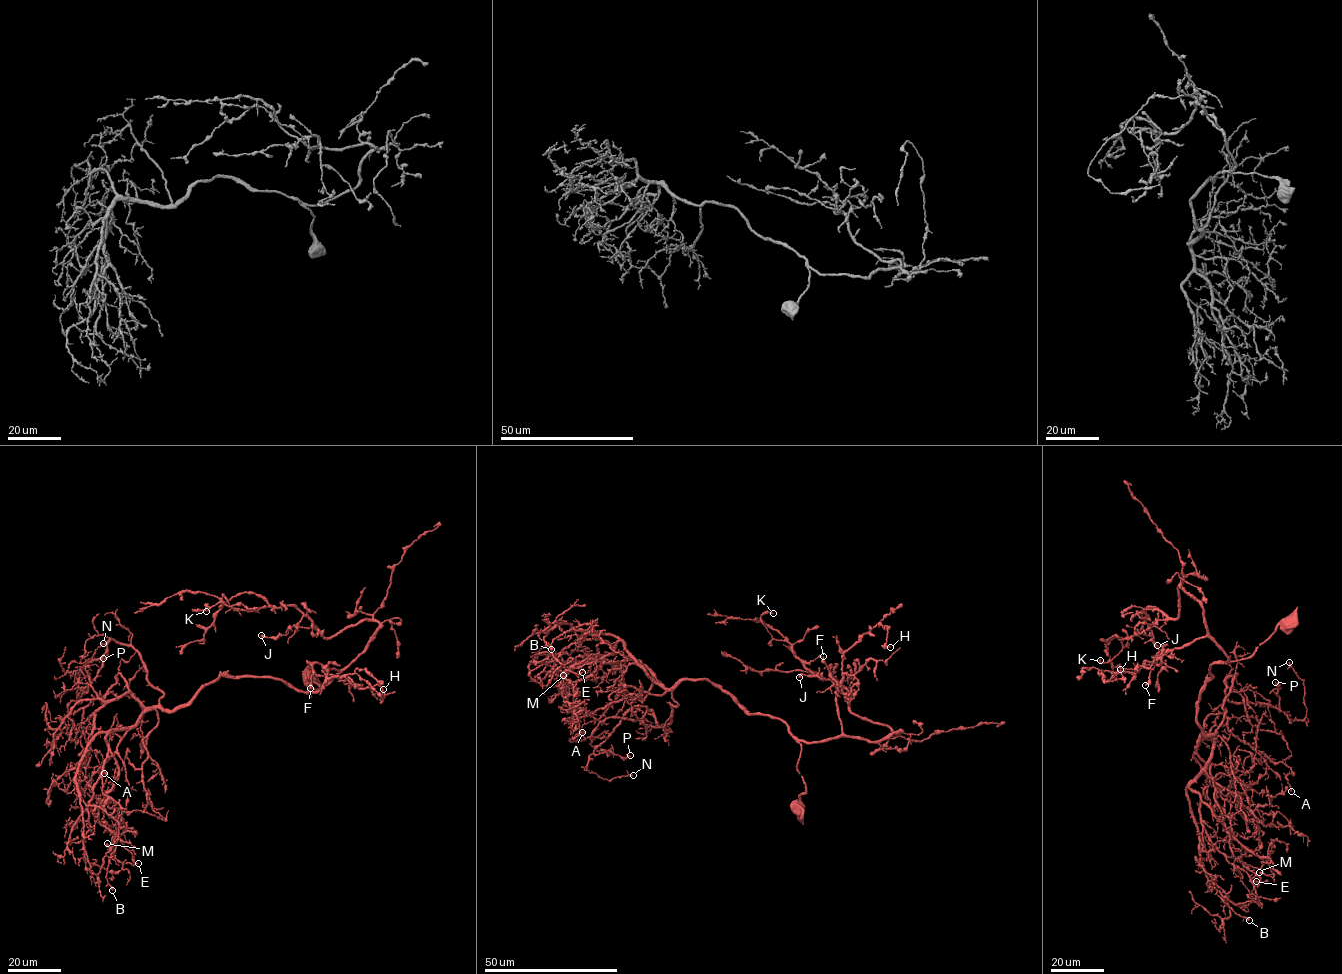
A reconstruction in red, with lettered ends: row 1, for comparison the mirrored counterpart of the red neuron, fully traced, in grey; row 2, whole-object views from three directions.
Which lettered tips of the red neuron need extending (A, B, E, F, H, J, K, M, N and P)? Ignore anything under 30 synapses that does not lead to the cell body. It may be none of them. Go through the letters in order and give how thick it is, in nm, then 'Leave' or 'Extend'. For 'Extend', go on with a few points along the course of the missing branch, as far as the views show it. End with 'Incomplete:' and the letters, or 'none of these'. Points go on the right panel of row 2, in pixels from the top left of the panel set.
A: Thickness 190 nm. Leave
B: Thickness 440 nm. Leave
E: Thickness 220 nm. Leave
F: Thickness 260 nm. Leave
H: Thickness 140 nm. Leave
J: Thickness 600 nm. Leave
K: Thickness 200 nm. Leave
M: Thickness 380 nm. Leave
N: Thickness 420 nm. Leave
P: Thickness 130 nm. Leave
Incomplete: none of these

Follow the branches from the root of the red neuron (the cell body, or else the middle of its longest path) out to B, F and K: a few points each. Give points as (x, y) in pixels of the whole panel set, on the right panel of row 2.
B: (1287, 624), (1210, 665), (1197, 701), (1218, 735), (1186, 791), (1199, 863), (1249, 920)
F: (1287, 624), (1278, 625), (1253, 654), (1240, 660), (1229, 662), (1208, 637), (1159, 651), (1145, 685)
K: (1287, 624), (1229, 662), (1182, 582), (1177, 617), (1148, 607), (1141, 629), (1120, 638), (1121, 651), (1100, 660)

